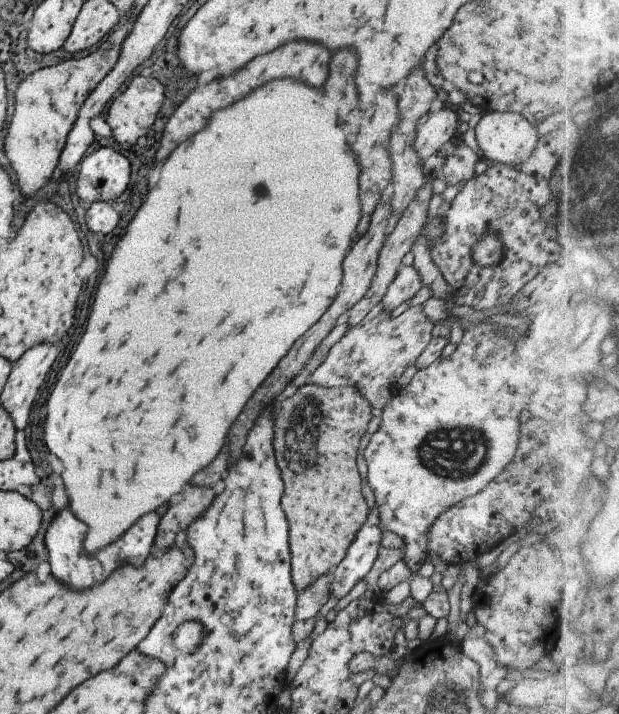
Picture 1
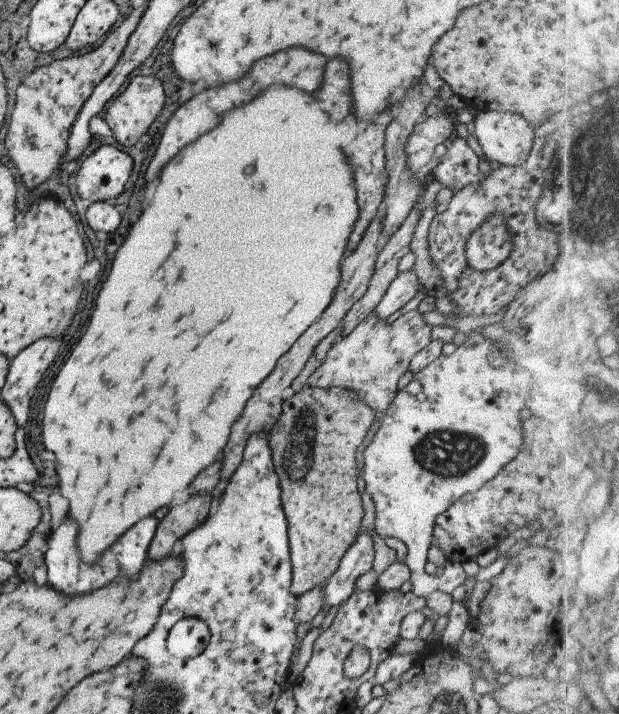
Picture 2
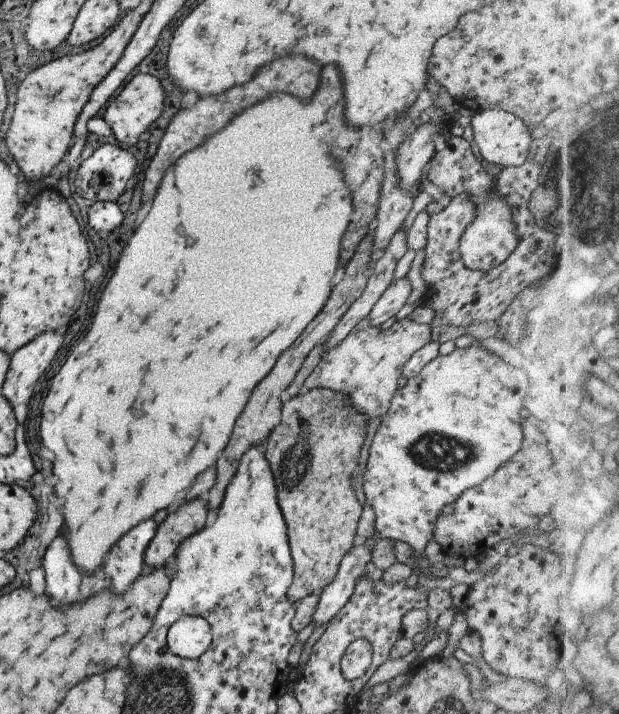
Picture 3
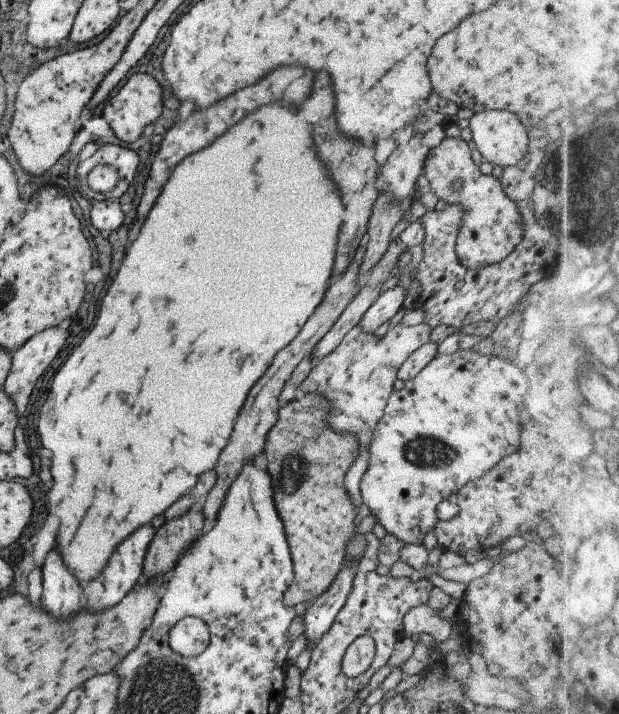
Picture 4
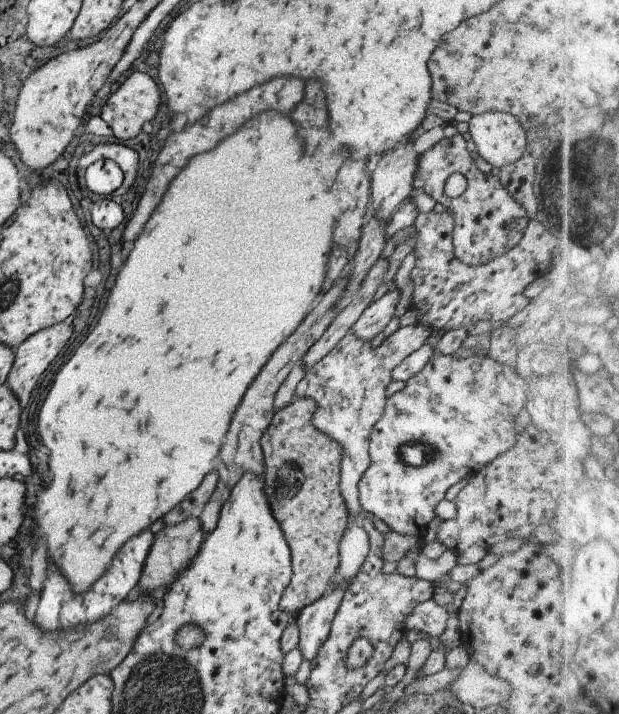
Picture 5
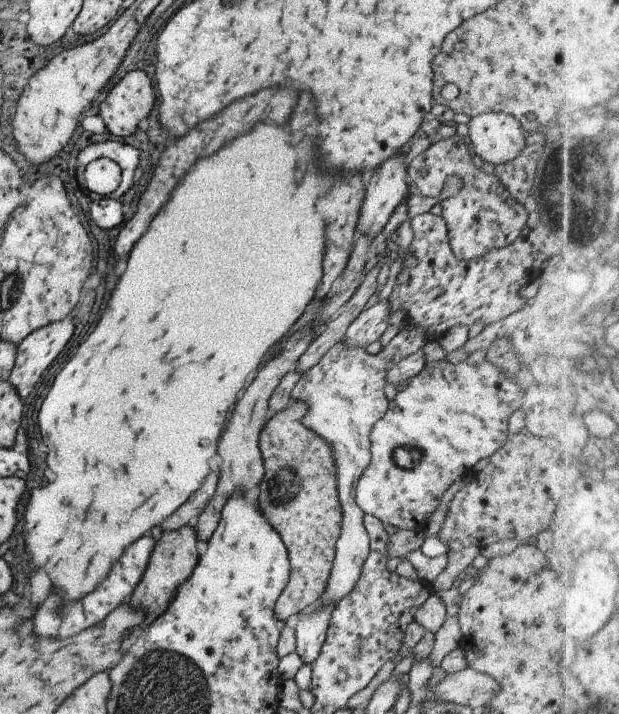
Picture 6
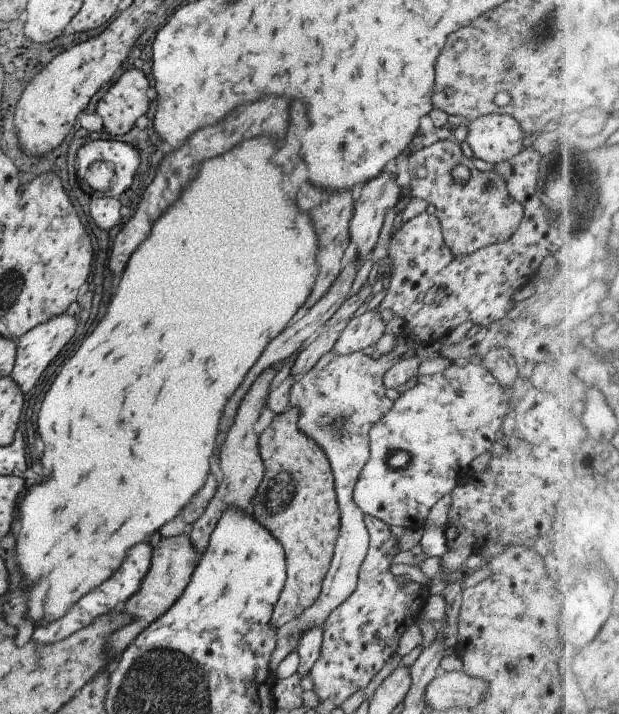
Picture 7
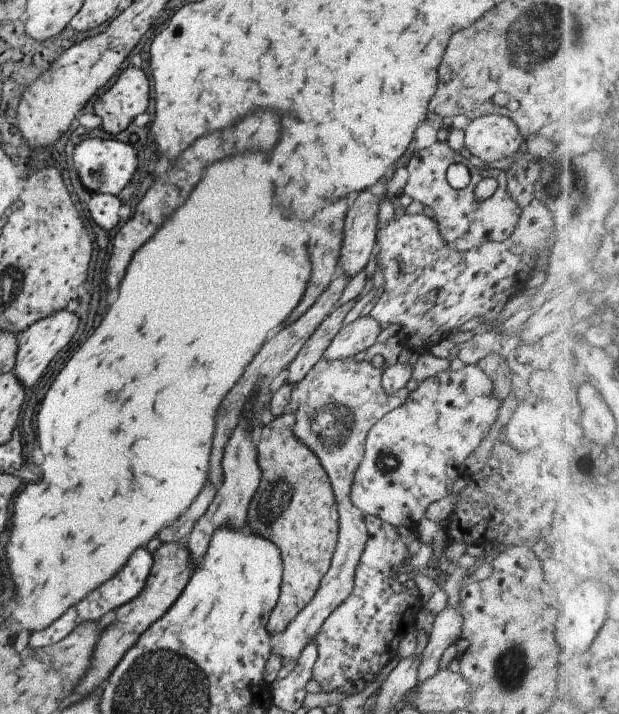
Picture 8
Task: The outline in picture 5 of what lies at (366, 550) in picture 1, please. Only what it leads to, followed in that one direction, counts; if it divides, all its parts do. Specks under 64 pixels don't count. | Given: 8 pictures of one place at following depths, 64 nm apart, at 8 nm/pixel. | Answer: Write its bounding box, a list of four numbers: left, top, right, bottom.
[295,581,347,661]

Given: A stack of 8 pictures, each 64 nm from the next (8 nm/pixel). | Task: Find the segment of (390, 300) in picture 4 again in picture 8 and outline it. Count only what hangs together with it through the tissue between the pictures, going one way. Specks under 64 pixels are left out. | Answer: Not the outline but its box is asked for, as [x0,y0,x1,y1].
[323,316,382,360]

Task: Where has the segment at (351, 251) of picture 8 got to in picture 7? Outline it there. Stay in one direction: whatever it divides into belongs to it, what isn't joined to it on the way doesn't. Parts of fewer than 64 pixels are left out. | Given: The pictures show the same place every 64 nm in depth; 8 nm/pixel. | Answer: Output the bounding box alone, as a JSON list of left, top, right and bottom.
[350,166,406,264]

